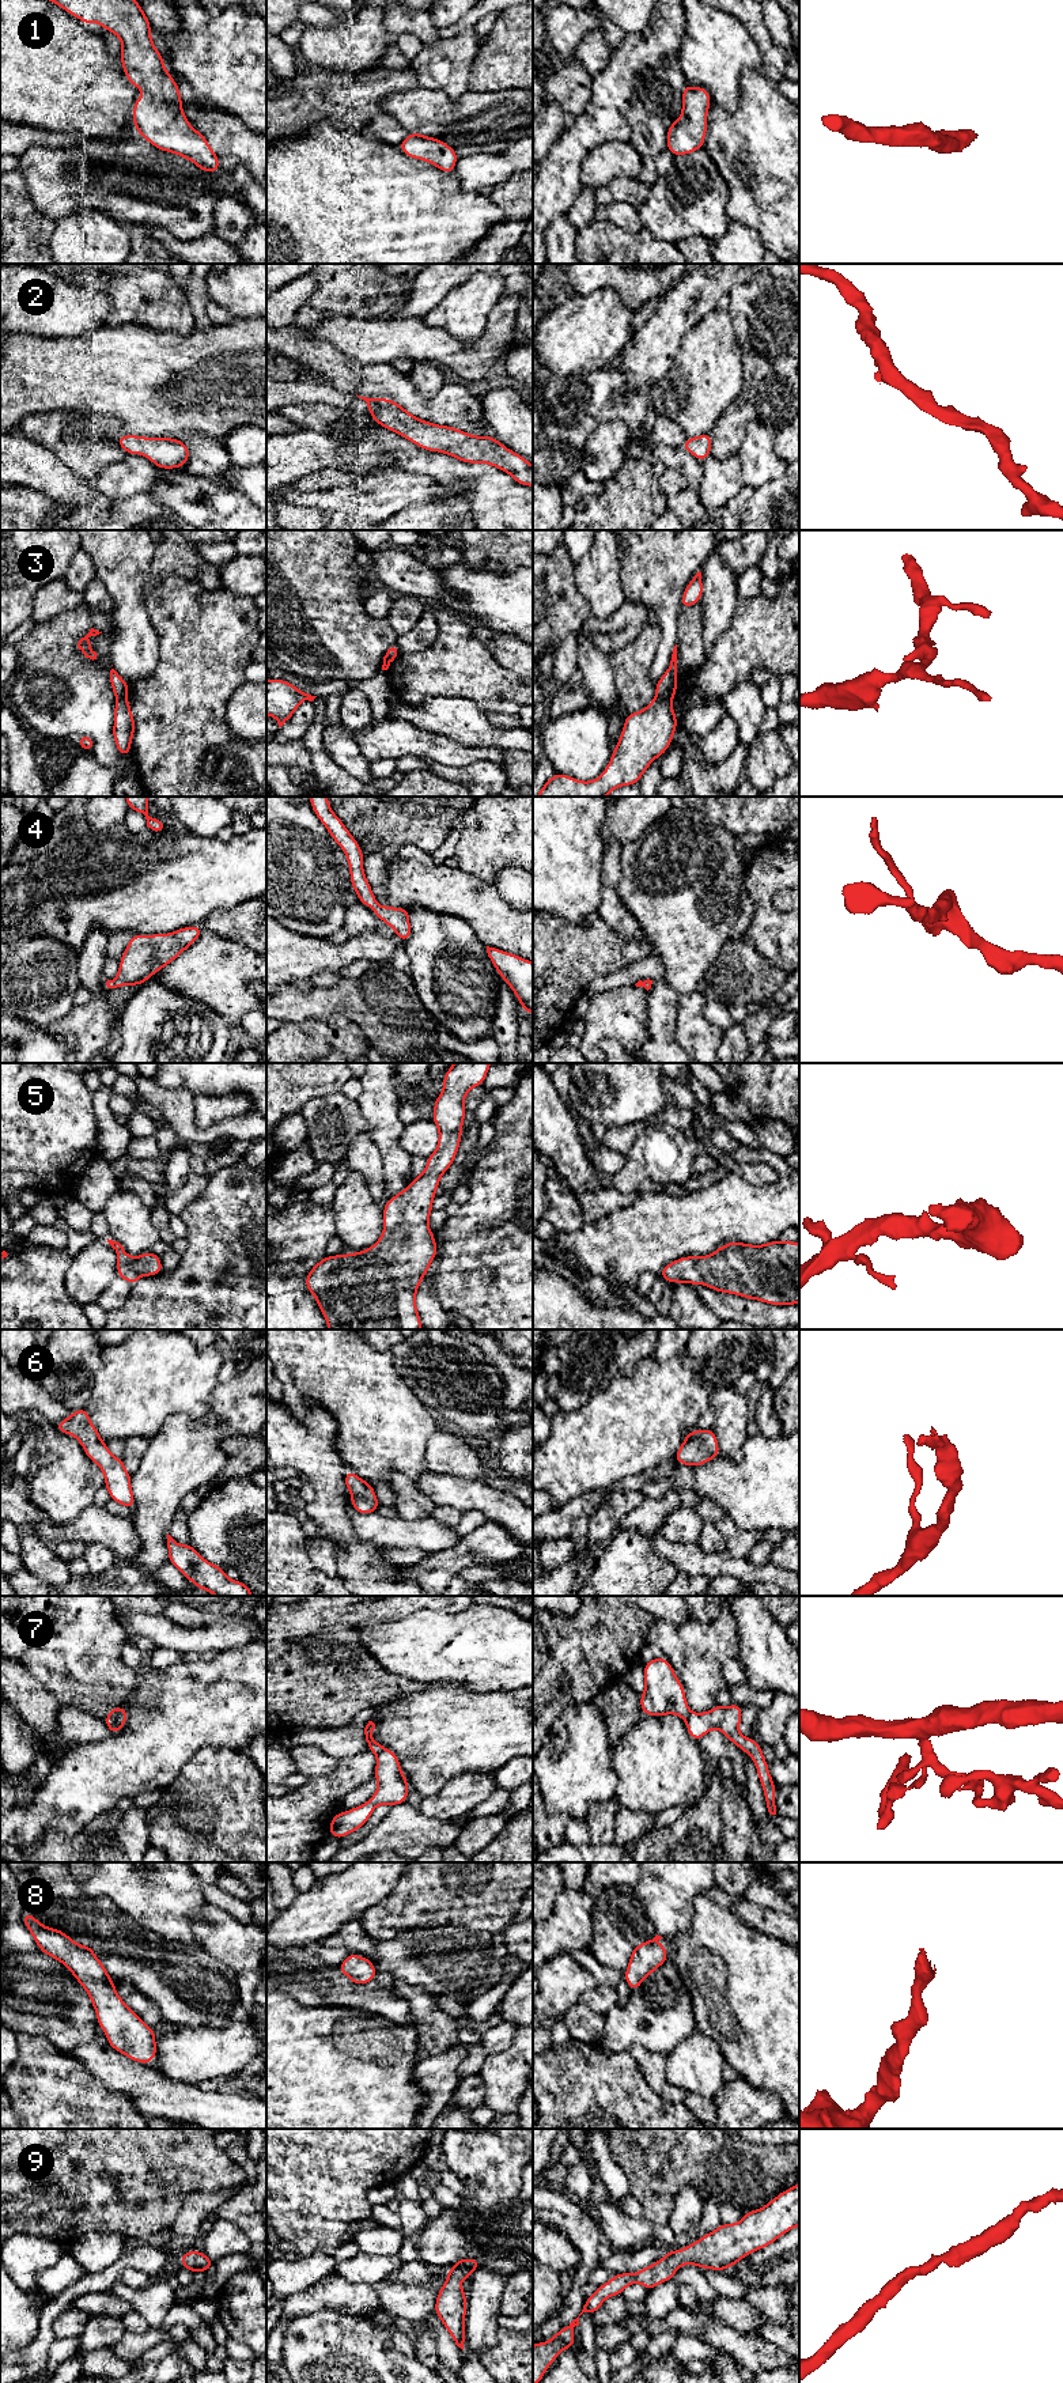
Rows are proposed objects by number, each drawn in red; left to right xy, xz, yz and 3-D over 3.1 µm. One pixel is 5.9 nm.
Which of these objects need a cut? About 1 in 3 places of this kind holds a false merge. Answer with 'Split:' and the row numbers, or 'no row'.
Split: 3, 7

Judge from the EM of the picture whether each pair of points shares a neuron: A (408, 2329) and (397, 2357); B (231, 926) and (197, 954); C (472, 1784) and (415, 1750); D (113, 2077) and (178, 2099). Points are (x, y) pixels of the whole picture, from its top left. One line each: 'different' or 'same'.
A: different
B: different
C: different
D: same

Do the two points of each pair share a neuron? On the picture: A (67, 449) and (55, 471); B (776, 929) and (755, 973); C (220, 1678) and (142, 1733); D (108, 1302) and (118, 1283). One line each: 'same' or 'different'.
A: different
B: different
C: same
D: same

